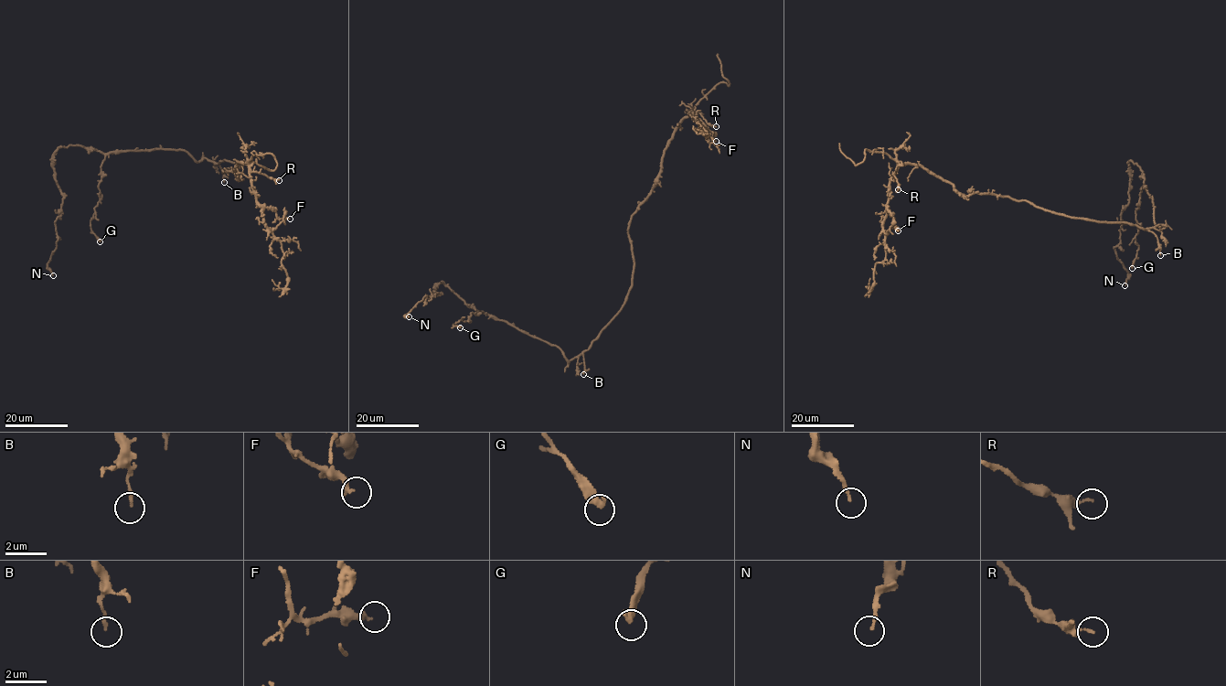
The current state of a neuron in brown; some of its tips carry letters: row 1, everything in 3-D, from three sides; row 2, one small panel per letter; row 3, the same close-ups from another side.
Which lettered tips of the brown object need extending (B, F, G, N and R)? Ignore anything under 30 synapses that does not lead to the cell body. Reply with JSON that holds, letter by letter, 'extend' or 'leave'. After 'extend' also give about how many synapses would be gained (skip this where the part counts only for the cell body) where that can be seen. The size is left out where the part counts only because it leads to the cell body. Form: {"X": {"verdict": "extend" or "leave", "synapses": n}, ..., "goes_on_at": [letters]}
{"B": {"verdict": "leave"}, "F": {"verdict": "leave"}, "G": {"verdict": "leave"}, "N": {"verdict": "leave"}, "R": {"verdict": "leave"}, "goes_on_at": []}

